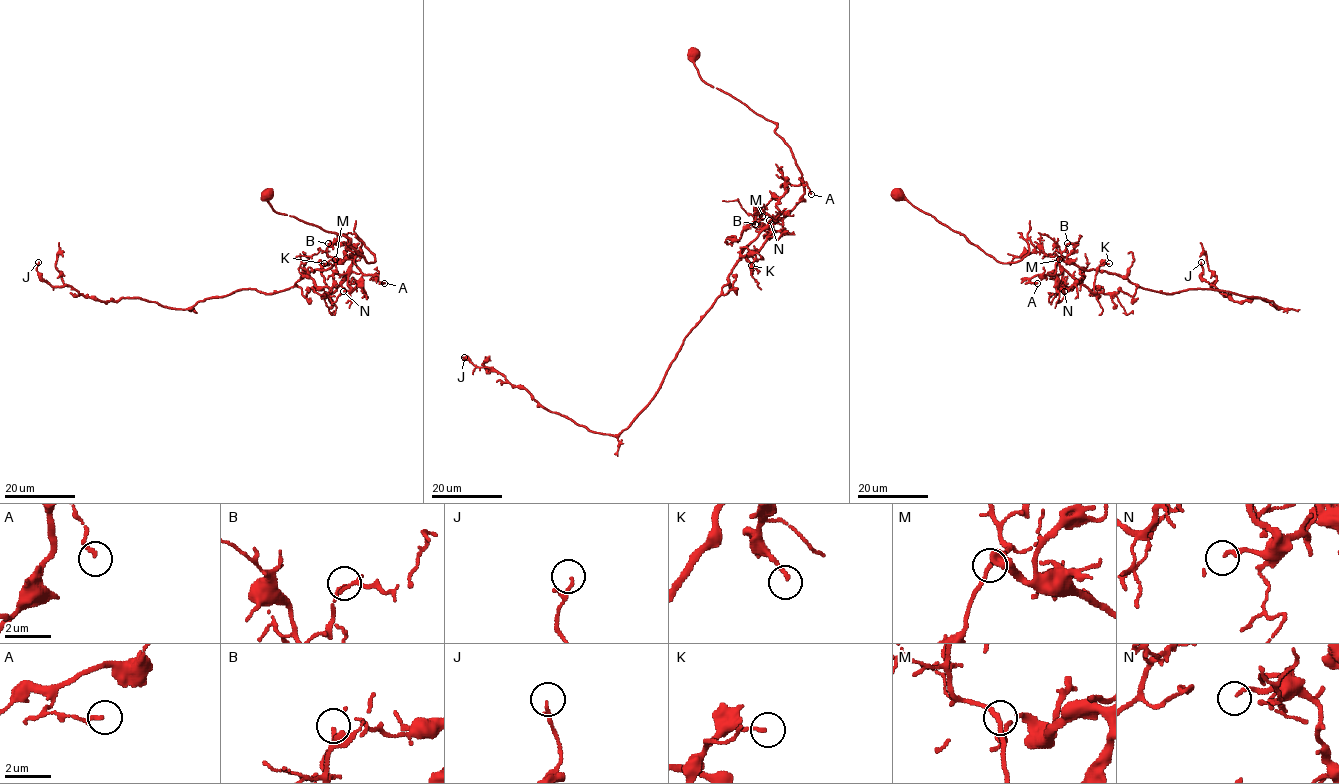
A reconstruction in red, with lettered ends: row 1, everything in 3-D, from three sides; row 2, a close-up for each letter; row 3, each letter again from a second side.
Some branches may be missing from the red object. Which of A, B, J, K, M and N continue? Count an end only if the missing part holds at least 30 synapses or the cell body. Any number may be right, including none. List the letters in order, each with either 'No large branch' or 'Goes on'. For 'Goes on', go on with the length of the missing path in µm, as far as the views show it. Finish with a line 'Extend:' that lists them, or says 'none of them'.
A: No large branch
B: No large branch
J: No large branch
K: No large branch
M: No large branch
N: No large branch
Extend: none of them

